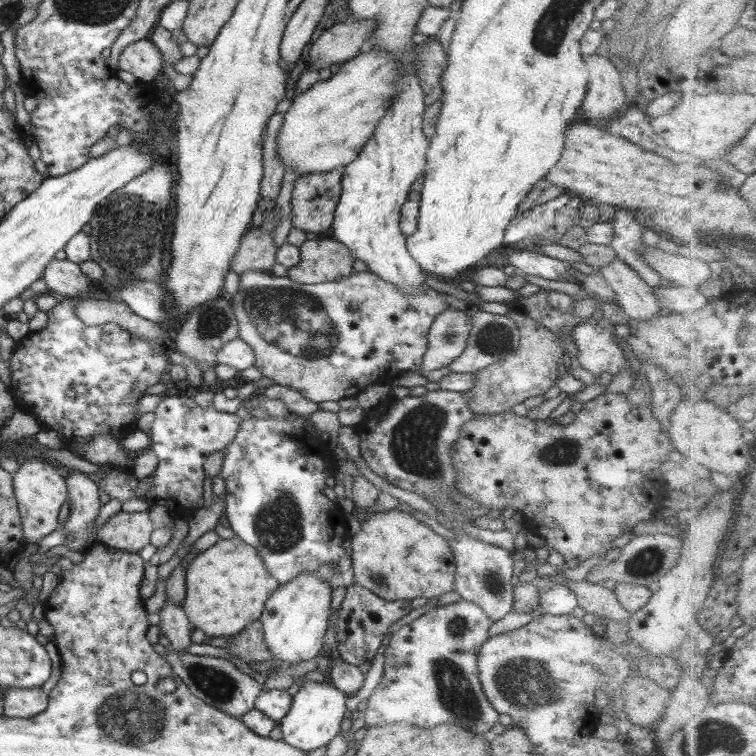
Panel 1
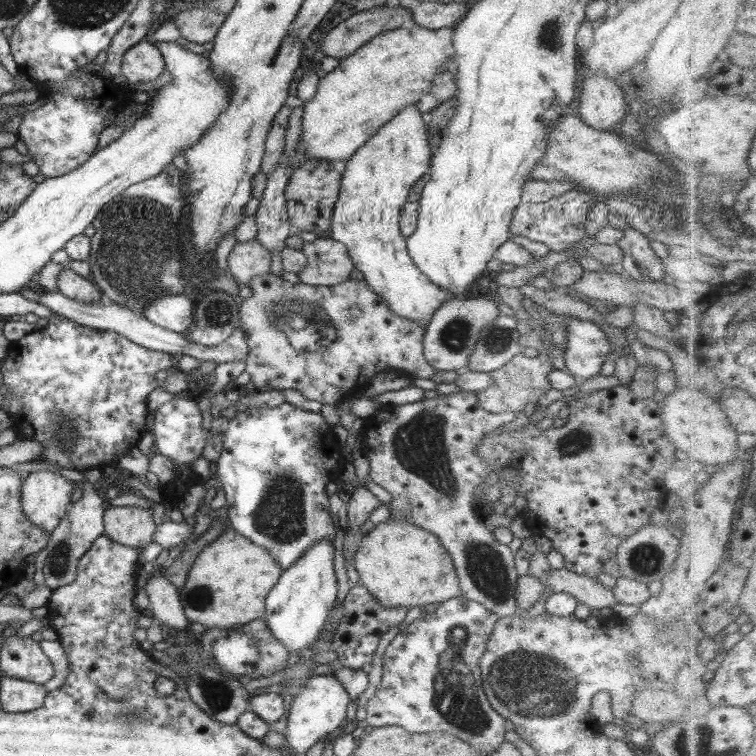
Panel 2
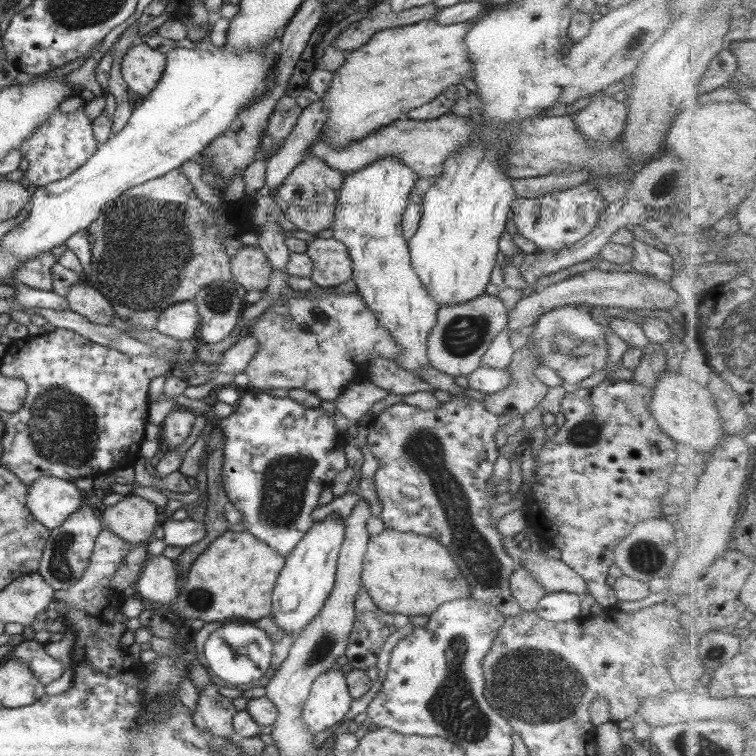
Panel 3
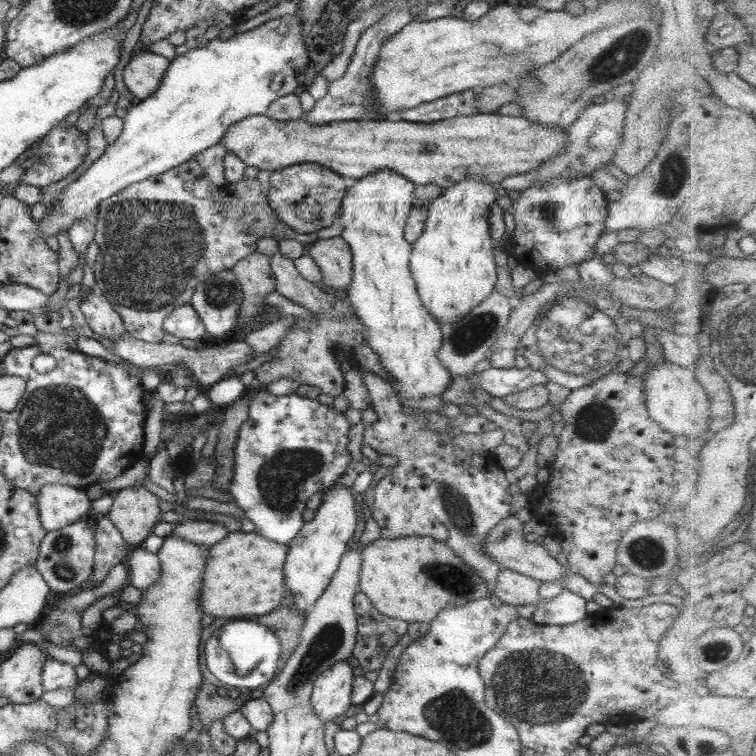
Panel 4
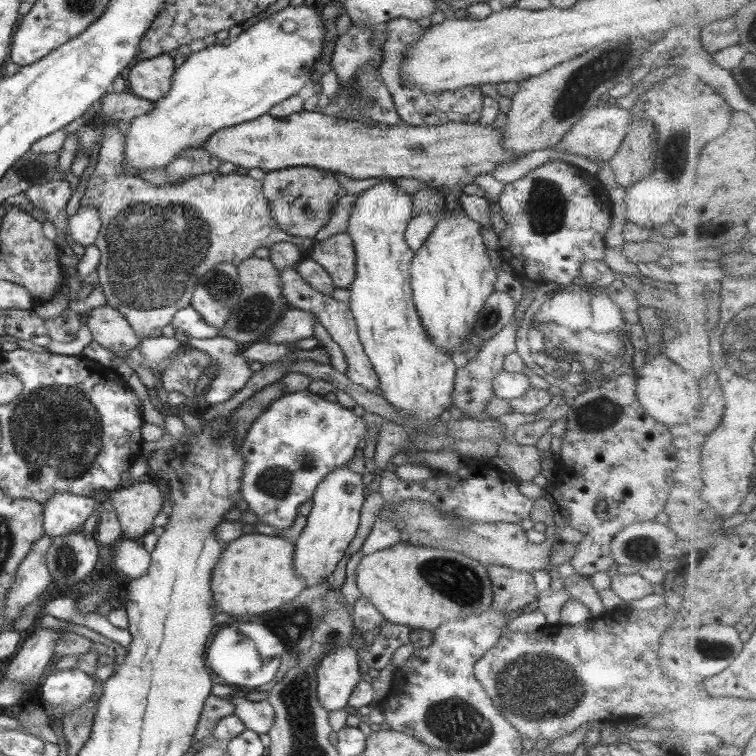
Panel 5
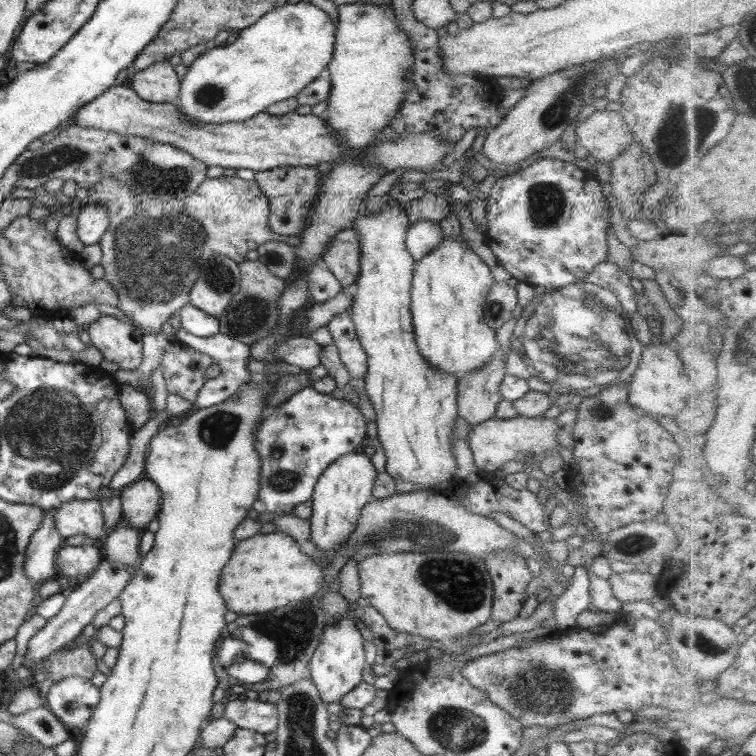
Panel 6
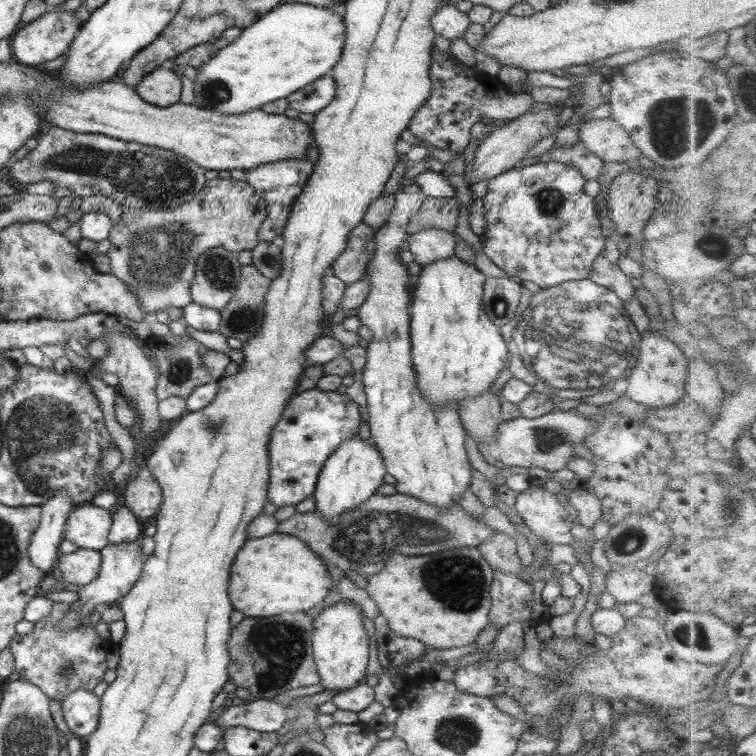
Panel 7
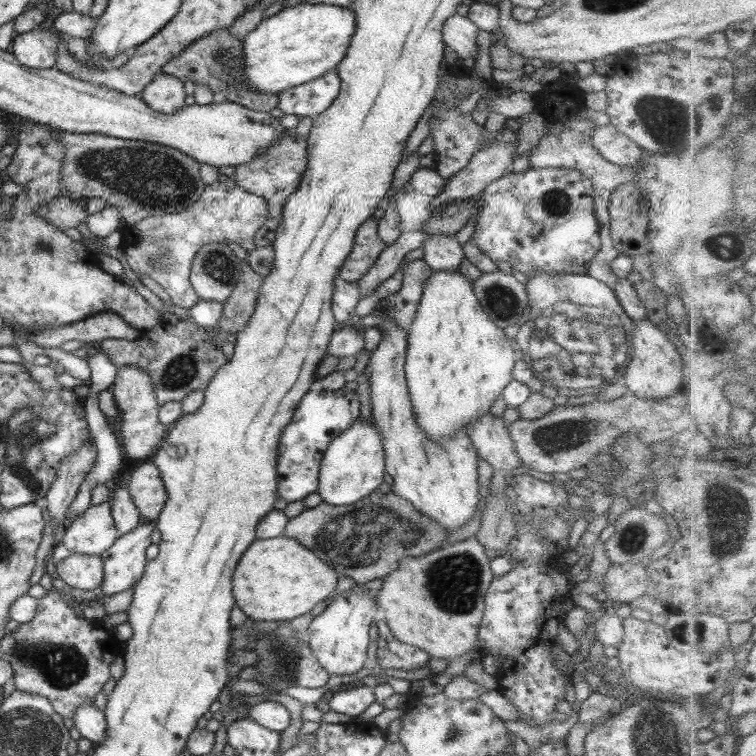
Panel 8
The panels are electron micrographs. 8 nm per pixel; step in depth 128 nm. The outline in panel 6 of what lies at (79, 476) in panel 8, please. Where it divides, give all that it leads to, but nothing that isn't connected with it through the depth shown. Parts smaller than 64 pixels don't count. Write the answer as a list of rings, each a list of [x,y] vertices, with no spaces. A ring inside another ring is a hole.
[[[57,507],[44,511],[43,520],[31,534],[25,549],[23,570],[34,589],[53,577],[55,553],[63,546],[63,538],[53,524],[55,509]]]

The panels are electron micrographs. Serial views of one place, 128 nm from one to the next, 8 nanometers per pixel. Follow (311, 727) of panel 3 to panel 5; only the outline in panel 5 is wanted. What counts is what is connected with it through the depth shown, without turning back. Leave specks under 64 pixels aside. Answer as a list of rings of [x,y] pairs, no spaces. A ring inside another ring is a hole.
[[[352,647],[331,651],[319,660],[316,671],[316,696],[321,708],[327,712],[333,712],[345,706],[351,691],[360,682],[358,660]]]

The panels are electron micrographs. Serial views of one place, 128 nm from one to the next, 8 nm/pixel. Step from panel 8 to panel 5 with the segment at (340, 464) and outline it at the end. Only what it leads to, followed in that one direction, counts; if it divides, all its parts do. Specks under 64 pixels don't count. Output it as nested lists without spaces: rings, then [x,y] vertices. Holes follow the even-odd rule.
[[[343,465],[321,479],[311,496],[310,513],[306,516],[306,524],[297,539],[292,540],[293,568],[295,574],[301,576],[307,587],[323,582],[335,570],[337,562],[343,558],[343,552],[353,540],[359,527],[360,510],[363,496],[362,473],[351,471]]]

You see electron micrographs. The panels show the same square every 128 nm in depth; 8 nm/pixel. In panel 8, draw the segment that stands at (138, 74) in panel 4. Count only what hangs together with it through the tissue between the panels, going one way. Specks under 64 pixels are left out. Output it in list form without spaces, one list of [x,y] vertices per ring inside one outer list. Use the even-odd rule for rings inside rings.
[[[169,74],[155,75],[138,96],[151,110],[163,114],[173,114],[185,105],[183,82]]]

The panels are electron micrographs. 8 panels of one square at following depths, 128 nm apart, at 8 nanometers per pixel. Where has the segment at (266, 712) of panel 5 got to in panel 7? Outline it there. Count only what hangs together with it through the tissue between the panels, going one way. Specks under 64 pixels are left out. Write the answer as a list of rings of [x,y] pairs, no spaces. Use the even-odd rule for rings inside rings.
[[[272,699],[246,700],[214,715],[220,727],[243,726],[249,730],[275,733],[287,719],[287,707]]]

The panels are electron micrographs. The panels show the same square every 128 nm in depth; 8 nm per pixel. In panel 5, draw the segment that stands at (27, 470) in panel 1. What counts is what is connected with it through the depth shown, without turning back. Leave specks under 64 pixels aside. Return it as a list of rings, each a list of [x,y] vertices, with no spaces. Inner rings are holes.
[[[55,491],[42,504],[44,534],[58,537],[81,530],[97,505],[92,497]]]

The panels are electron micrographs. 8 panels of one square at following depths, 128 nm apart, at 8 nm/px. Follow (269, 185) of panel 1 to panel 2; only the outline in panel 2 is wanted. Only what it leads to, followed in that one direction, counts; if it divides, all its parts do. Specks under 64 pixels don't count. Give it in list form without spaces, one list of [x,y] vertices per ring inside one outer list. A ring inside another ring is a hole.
[[[283,104],[273,117],[273,121],[267,132],[264,143],[264,154],[260,163],[260,172],[266,176],[273,173],[284,153],[286,128],[291,111],[289,107]]]

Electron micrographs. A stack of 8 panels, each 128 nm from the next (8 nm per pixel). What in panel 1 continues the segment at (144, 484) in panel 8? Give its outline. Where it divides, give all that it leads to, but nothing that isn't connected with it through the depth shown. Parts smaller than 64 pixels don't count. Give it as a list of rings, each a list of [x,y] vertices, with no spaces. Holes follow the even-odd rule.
[[[147,510],[141,512],[117,511],[95,533],[94,543],[136,553],[149,545],[153,524],[147,517]]]

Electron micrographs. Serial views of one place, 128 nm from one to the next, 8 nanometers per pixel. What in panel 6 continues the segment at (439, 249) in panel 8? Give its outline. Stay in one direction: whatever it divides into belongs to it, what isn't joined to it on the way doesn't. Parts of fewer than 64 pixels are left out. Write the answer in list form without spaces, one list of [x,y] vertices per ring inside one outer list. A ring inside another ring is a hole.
[[[427,219],[408,225],[404,238],[407,252],[414,262],[437,248],[441,241],[444,241],[444,234],[440,225]]]

